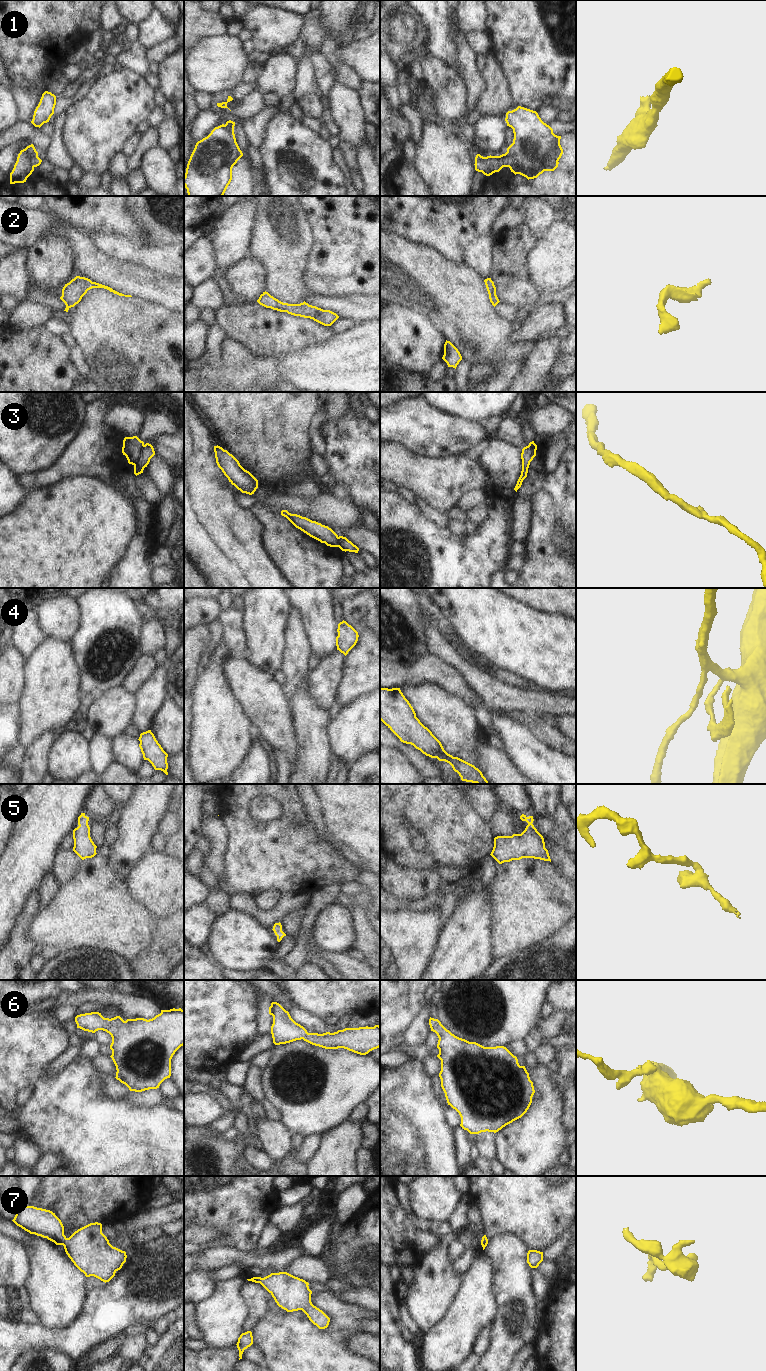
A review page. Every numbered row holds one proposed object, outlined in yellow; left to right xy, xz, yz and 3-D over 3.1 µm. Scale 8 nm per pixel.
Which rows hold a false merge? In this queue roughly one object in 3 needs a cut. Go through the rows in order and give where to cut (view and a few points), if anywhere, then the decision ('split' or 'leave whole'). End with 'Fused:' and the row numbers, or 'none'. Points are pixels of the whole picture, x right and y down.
1: cut in yz along (506, 152), (527, 174), (527, 178); split
2: no cut; leave whole
3: cut in xy along (144, 445), (139, 458), (133, 464); split
4: no cut; leave whole
5: no cut; leave whole
6: no cut; leave whole
7: no cut; leave whole
Fused: 1, 3

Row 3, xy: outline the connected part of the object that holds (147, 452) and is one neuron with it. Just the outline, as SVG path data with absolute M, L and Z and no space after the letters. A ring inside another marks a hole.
M146 443L140 452L140 457L134 464L134 474L137 476L143 473L143 470L150 462L150 459L155 455L154 448L151 444Z

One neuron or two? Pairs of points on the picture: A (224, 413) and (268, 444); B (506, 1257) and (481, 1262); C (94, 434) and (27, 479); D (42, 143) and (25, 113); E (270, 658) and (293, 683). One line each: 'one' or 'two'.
A: one
B: two
C: one
D: two
E: two

